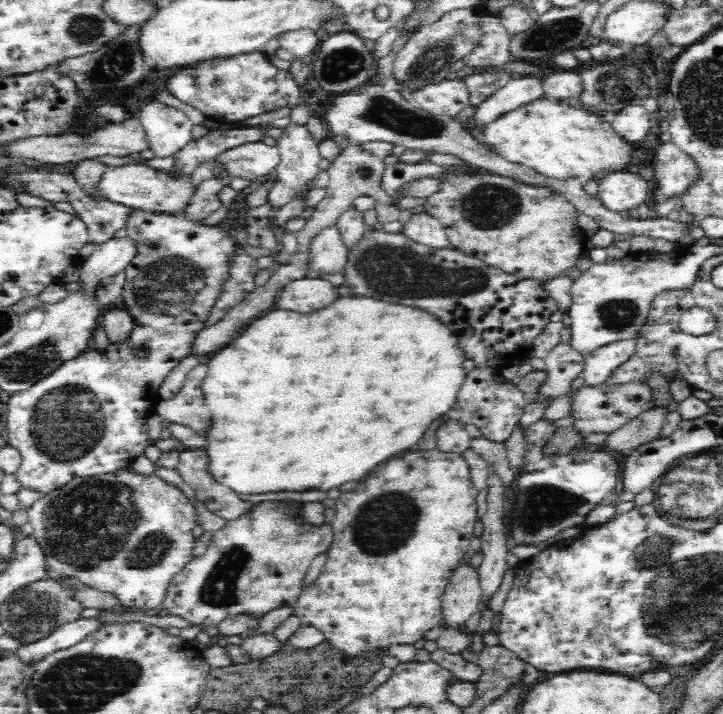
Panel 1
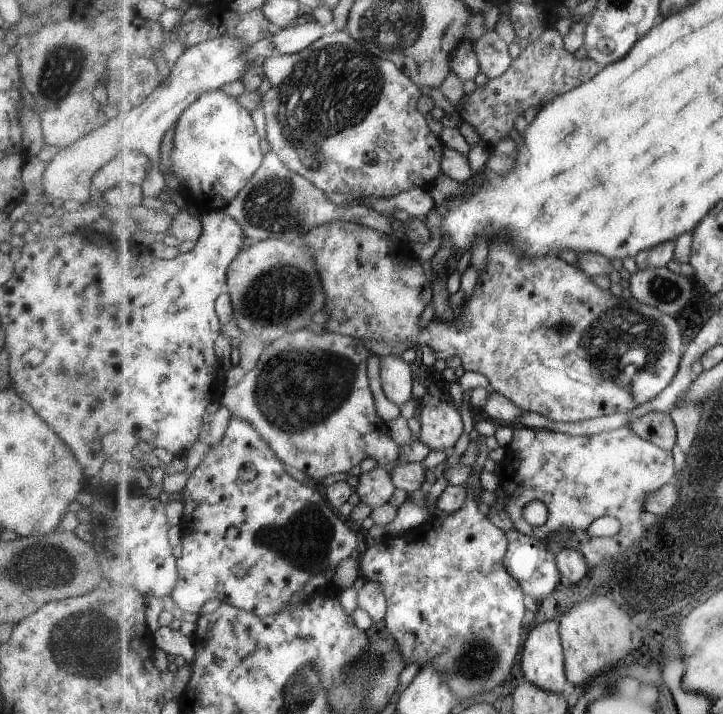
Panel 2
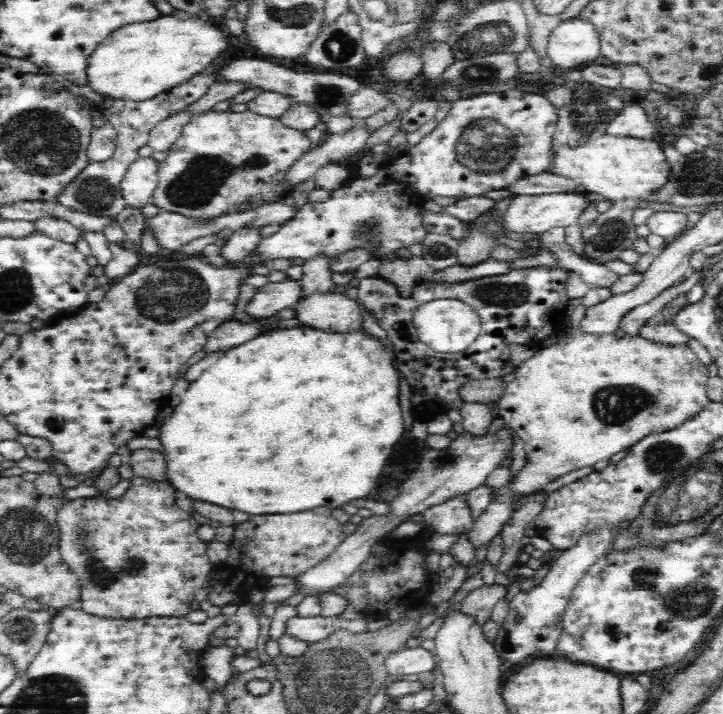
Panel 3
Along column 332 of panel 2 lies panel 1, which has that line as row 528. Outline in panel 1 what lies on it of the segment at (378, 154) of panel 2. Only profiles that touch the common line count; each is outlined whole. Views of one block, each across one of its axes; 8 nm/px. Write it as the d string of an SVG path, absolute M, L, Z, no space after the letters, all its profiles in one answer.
M131 465L113 473L97 474L93 477L73 478L72 481L67 482L62 488L53 490L35 500L34 504L28 508L27 513L29 528L35 539L40 543L40 546L42 546L42 549L44 549L44 554L46 555L48 577L57 579L60 577L75 577L79 582L90 586L92 589L114 594L119 599L121 607L128 608L129 610L152 610L159 608L162 604L164 592L166 592L166 586L168 586L168 582L170 582L172 576L179 570L182 570L182 567L185 567L194 558L192 551L196 540L192 535L192 528L196 526L197 516L194 512L192 502L186 498L186 494L178 486L172 486L170 482L162 480L156 474L152 474L152 476L138 474L138 472L134 472Z

